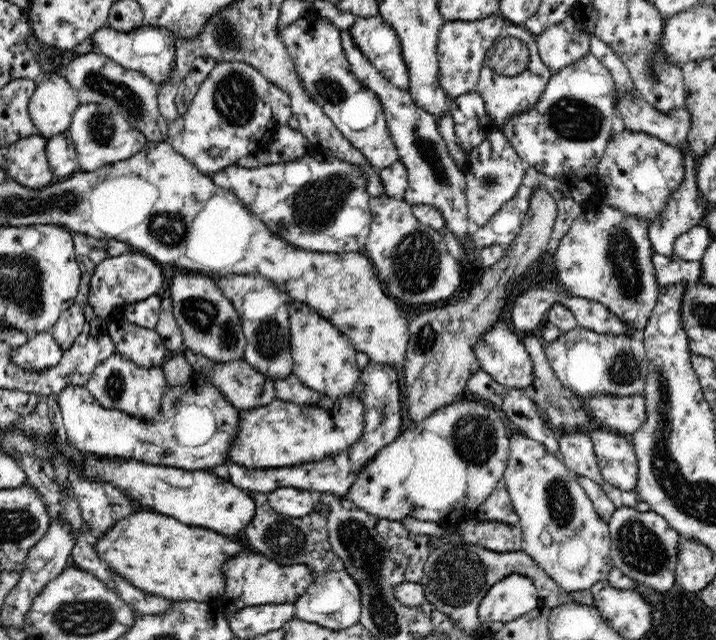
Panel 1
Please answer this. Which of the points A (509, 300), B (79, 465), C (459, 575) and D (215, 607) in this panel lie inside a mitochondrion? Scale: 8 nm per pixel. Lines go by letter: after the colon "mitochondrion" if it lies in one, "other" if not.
A: other
B: other
C: mitochondrion
D: other

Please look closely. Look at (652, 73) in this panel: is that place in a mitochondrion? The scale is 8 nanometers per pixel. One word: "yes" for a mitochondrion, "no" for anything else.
yes

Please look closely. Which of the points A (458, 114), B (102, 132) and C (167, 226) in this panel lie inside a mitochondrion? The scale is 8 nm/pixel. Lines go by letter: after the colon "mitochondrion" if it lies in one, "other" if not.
A: other
B: mitochondrion
C: mitochondrion

